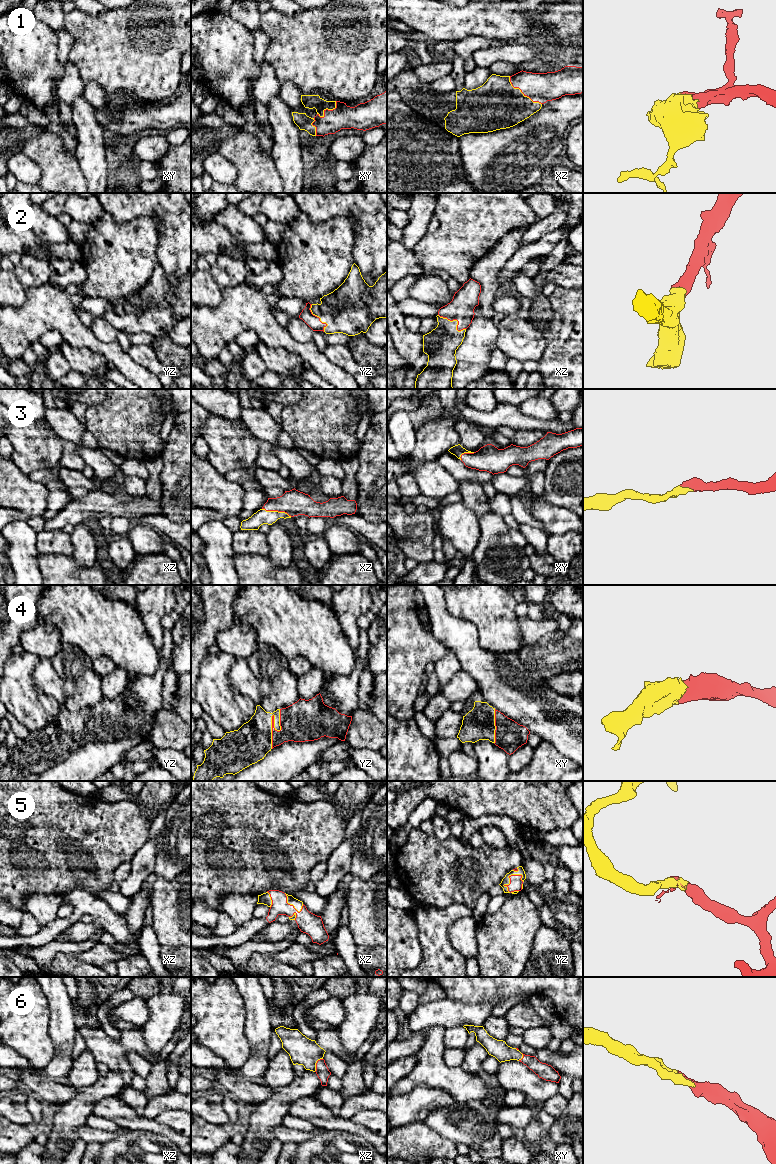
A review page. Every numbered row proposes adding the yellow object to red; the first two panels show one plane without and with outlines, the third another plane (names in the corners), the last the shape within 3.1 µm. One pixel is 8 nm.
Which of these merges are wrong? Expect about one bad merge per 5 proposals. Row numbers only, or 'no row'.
no row

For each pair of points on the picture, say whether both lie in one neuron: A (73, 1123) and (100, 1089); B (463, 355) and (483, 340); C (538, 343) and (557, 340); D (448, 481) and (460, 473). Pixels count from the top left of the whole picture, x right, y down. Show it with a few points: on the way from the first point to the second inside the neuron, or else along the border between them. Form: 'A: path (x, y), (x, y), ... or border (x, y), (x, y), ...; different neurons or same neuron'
A: path (73, 1114), (91, 1094); same neuron
B: path (468, 352), (478, 344); same neuron
C: border (537, 329), (546, 342), (543, 355), (538, 361); different neurons
D: border (436, 462), (458, 482); different neurons

